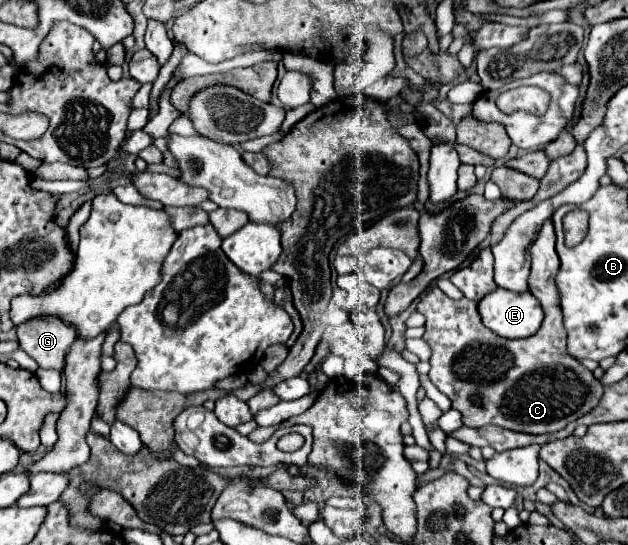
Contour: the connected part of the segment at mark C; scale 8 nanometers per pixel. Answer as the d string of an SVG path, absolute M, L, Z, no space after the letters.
M548 220L536 242L532 244L530 256L532 256L532 272L530 272L530 292L540 300L544 308L544 322L542 328L522 340L506 340L488 330L478 314L478 304L468 298L452 300L448 298L438 286L430 288L426 294L422 294L416 302L416 310L424 314L426 318L426 332L424 340L432 348L430 356L430 380L434 380L434 386L446 394L452 402L452 408L462 414L464 426L486 426L486 424L496 424L508 430L516 432L530 432L530 434L548 434L548 432L558 432L566 424L578 420L586 412L590 412L602 398L604 386L600 380L594 378L594 374L584 368L576 358L572 358L566 350L566 330L562 324L562 308L560 308L560 294L556 288L556 274L560 268L558 254L554 250L554 226Z

